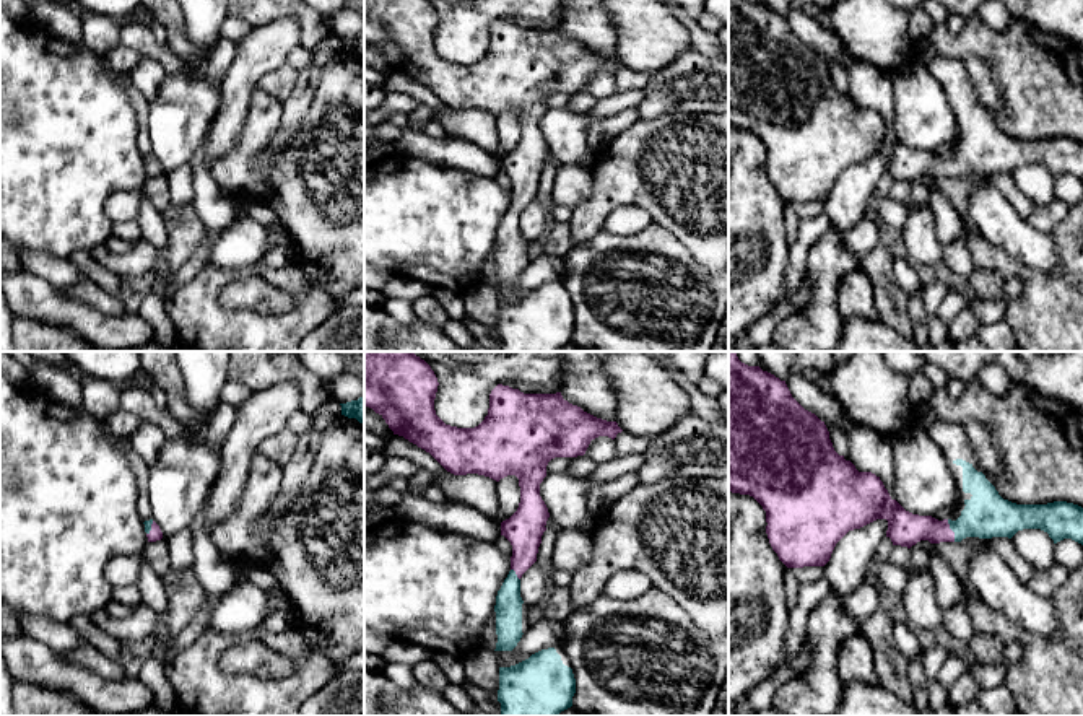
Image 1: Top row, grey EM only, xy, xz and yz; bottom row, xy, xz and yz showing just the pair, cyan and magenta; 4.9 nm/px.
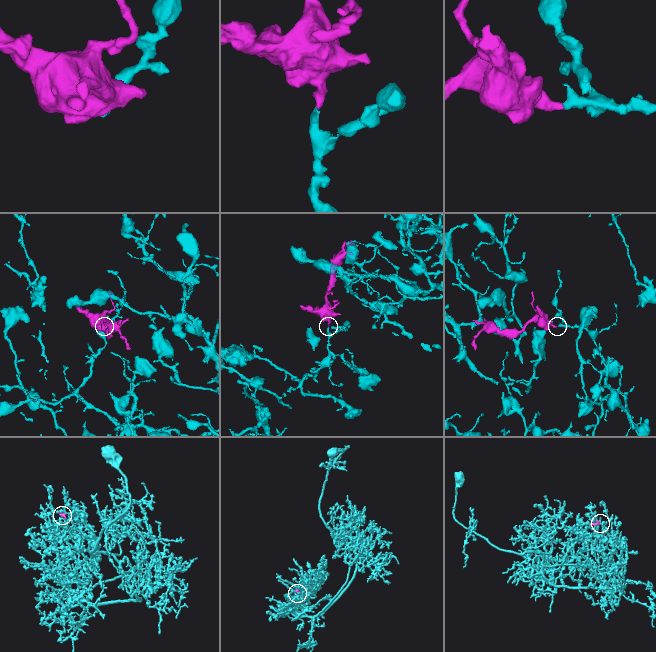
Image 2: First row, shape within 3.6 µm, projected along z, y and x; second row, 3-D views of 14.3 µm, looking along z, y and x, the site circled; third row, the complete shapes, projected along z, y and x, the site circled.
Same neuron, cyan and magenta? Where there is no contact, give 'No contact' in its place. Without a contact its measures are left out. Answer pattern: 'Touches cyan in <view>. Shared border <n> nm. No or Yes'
Touches cyan in yz. Shared border 120 nm. Yes

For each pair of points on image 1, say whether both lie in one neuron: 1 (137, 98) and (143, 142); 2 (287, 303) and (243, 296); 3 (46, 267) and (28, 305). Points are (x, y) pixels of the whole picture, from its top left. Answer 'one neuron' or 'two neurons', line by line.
1: one neuron
2: one neuron
3: two neurons

